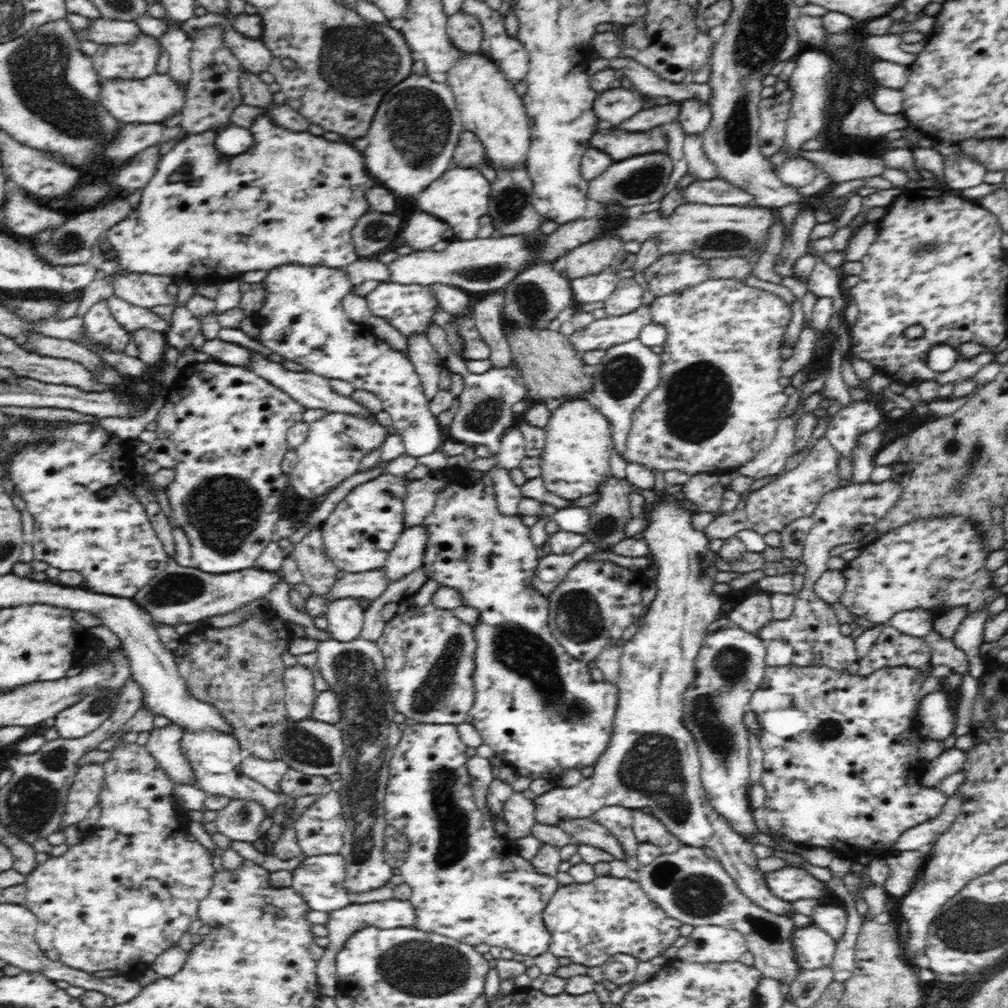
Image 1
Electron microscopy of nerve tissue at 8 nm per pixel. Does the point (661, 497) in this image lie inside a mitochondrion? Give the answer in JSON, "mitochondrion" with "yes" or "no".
{"mitochondrion":"no"}

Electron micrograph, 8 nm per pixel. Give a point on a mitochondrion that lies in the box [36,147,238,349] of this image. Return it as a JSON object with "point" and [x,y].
{"point":[70,244]}

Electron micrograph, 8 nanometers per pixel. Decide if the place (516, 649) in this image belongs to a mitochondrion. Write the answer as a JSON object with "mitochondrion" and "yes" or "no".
{"mitochondrion":"yes"}

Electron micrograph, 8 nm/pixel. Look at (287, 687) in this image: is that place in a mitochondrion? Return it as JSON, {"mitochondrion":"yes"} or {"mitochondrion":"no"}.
{"mitochondrion":"no"}

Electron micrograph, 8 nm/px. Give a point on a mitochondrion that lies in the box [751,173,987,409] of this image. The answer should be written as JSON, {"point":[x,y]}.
{"point":[913,254]}

